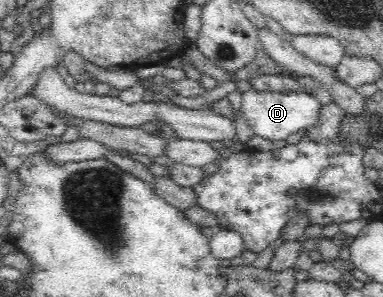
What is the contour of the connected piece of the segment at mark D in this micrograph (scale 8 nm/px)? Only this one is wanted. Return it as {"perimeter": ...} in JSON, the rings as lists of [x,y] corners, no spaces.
{"perimeter":[[[248,89],[243,93],[241,113],[256,135],[276,141],[285,140],[290,133],[310,129],[320,117],[320,104],[308,91],[256,91]]]}

